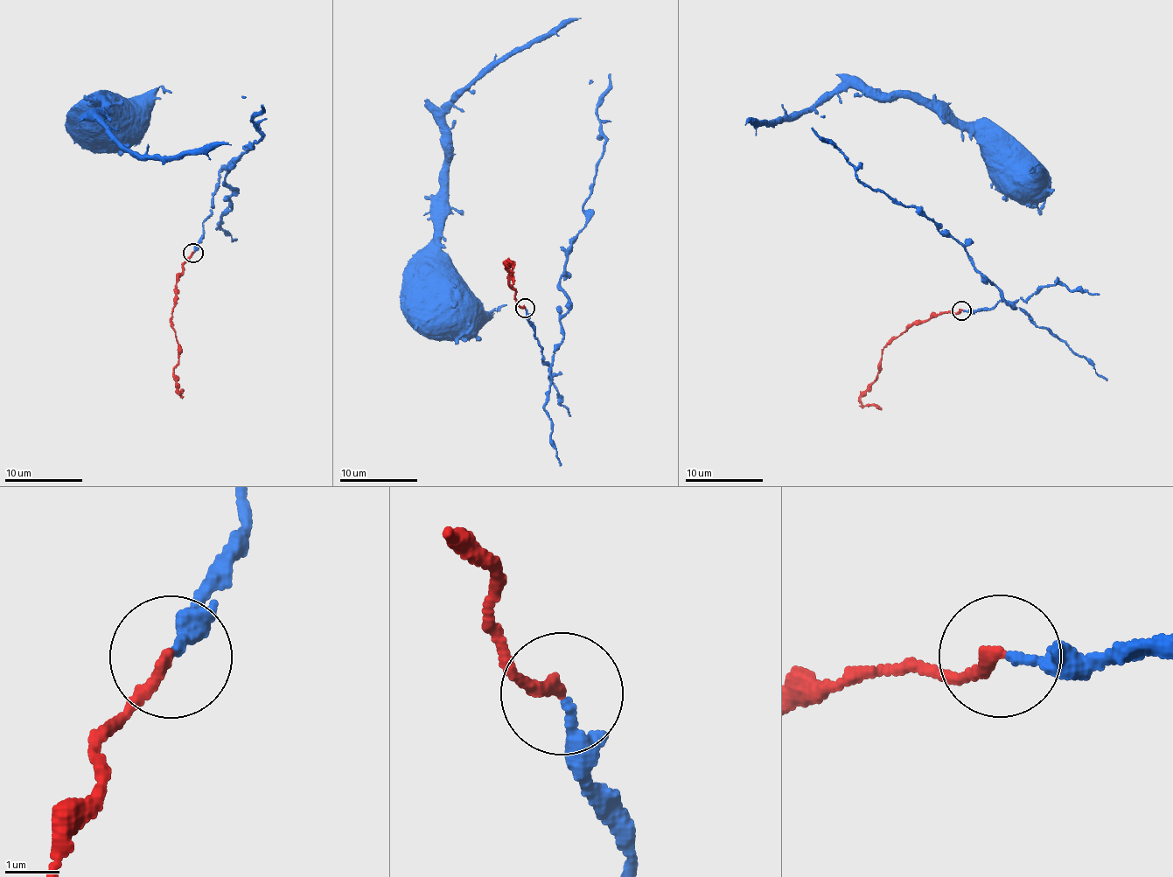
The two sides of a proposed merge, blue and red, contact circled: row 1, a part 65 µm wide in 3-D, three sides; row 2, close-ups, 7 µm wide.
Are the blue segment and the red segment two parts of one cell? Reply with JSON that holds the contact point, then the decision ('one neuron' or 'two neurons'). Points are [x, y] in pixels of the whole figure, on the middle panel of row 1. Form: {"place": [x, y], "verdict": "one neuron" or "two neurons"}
{"place": [525, 308], "verdict": "one neuron"}

